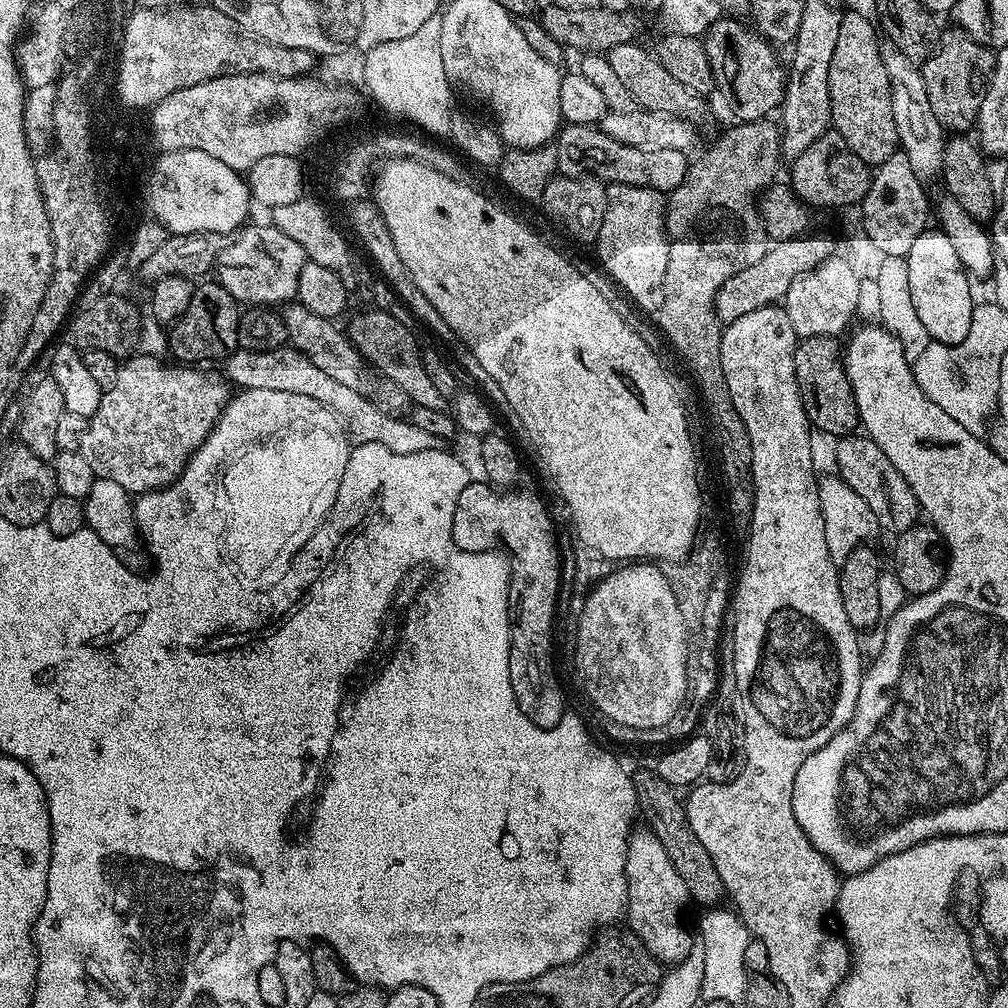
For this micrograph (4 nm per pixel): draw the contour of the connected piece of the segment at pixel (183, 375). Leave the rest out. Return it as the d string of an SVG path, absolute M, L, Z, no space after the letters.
M143 354L133 355L131 358L123 361L118 378L114 382L112 388L103 389L100 397L100 405L94 415L91 416L88 422L88 429L86 434L82 434L82 442L78 451L90 462L90 467L96 478L102 480L109 480L110 482L118 482L123 486L129 494L139 494L142 492L152 492L156 488L167 488L173 480L180 474L180 469L188 465L188 459L192 457L192 453L200 447L202 441L211 434L212 428L216 425L216 419L220 417L224 410L225 404L230 399L230 384L227 379L219 371L216 372L200 372L199 367L196 366L176 366L180 368L164 368L165 361L155 356L146 356Z

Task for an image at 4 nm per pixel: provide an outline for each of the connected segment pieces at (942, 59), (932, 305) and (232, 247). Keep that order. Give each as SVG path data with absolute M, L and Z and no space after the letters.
M955 26L941 31L938 36L939 44L935 52L923 61L920 73L926 82L926 95L930 98L930 110L934 110L934 118L944 127L948 134L968 134L976 127L976 119L982 106L984 91L988 89L988 79L996 67L993 49L982 46L968 37L966 32Z
M925 230L918 238L914 238L914 246L910 246L906 257L908 262L908 273L910 274L910 298L914 302L914 311L918 313L918 318L922 321L922 326L926 326L926 334L929 341L938 344L957 344L970 334L972 325L972 284L964 264L958 262L958 254L954 251L954 245L946 234L939 230Z
M271 222L251 224L229 239L216 260L215 279L244 306L276 306L279 300L291 301L298 290L298 274L302 274L306 262L302 246L294 238L286 238Z

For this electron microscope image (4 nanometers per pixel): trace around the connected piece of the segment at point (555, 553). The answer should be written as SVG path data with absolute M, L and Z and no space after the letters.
M470 482L466 486L466 490L462 490L462 494L458 494L458 502L454 506L454 518L452 519L452 540L462 550L467 552L487 552L497 547L496 543L504 544L503 551L510 557L512 565L512 581L510 582L510 590L508 591L508 618L512 621L512 633L510 634L510 686L514 690L514 698L518 702L518 706L522 710L522 714L526 714L526 718L530 718L530 722L534 722L540 728L552 728L560 719L566 715L564 708L564 692L560 689L560 680L556 677L556 668L552 665L552 619L556 616L556 603L560 600L560 548L556 545L556 532L552 529L552 520L548 517L548 512L544 509L544 504L536 496L531 496L528 492L518 492L516 494L500 494L497 487L487 483Z

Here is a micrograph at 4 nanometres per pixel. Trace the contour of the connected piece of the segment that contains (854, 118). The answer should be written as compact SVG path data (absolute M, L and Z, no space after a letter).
M845 11L838 26L838 46L834 46L834 58L830 58L828 79L831 127L846 138L846 146L869 166L884 164L886 158L898 151L900 143L894 122L890 78L882 64L881 41L876 40L876 32L878 36L877 25L872 25L862 13Z

